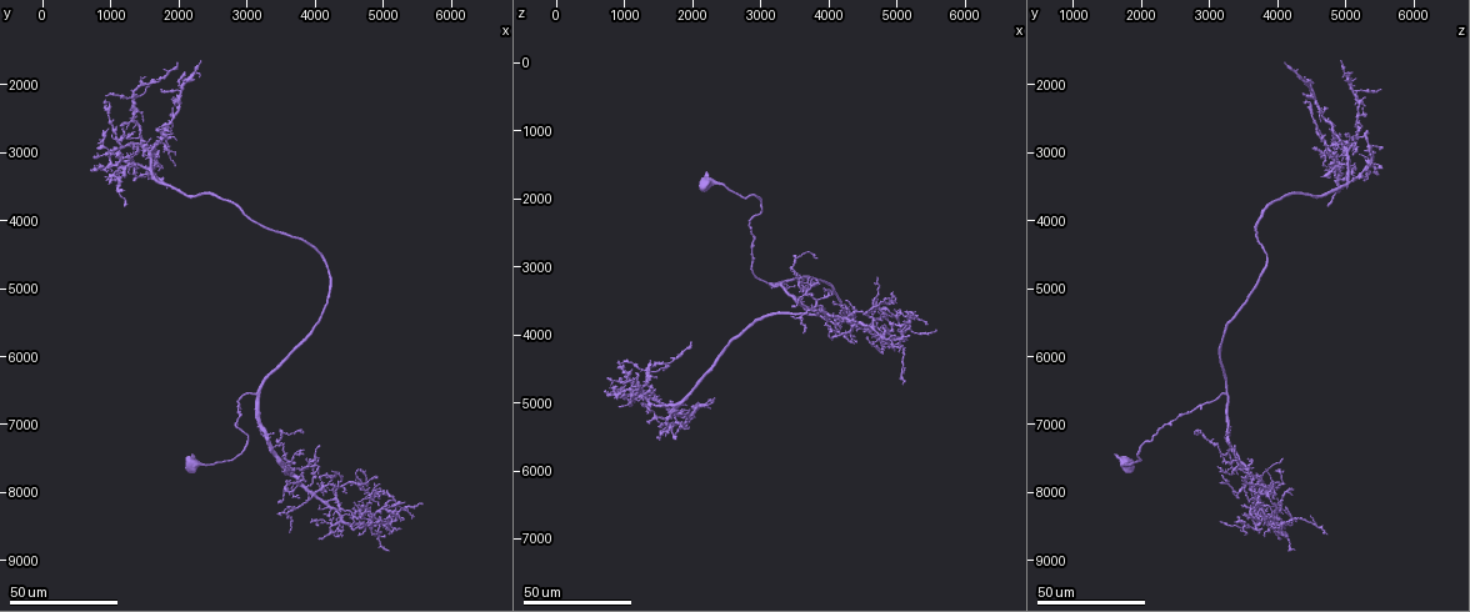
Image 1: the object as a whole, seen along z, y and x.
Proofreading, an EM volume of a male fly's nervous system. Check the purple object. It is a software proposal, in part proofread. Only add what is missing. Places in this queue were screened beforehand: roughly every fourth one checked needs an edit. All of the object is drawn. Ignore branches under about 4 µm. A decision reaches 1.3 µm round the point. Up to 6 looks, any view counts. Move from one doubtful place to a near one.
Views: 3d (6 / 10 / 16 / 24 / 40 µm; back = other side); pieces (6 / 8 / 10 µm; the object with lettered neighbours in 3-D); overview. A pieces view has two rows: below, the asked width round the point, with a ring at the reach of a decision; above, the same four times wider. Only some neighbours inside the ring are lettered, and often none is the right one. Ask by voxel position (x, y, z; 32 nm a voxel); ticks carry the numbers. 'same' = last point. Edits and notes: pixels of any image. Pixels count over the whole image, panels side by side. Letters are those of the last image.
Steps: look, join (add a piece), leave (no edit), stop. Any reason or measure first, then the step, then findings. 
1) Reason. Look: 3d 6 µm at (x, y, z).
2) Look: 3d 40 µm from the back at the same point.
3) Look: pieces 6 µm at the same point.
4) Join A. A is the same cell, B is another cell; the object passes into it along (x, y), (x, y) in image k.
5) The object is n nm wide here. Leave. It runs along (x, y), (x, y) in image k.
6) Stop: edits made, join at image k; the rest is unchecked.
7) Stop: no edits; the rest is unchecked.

Free end. Look: 3d 24 µm at (5100, 8450, 4150).

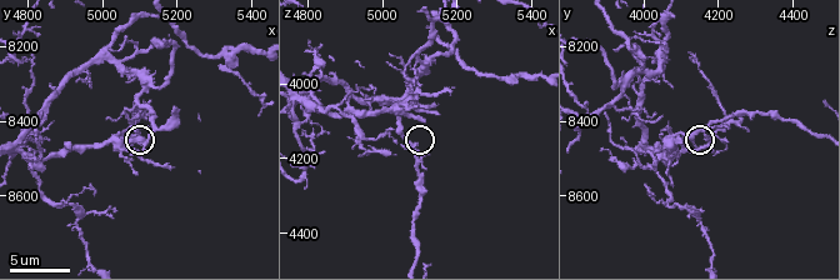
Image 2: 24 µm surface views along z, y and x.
Closer look. Look: 3d 10 µm at (5100, 8450, 4090).

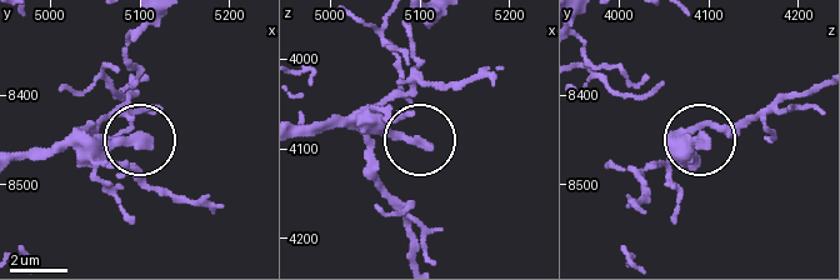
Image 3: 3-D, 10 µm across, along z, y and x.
See the neighbours. Look: pieces 6 µm at (5110, 8455, 4095).

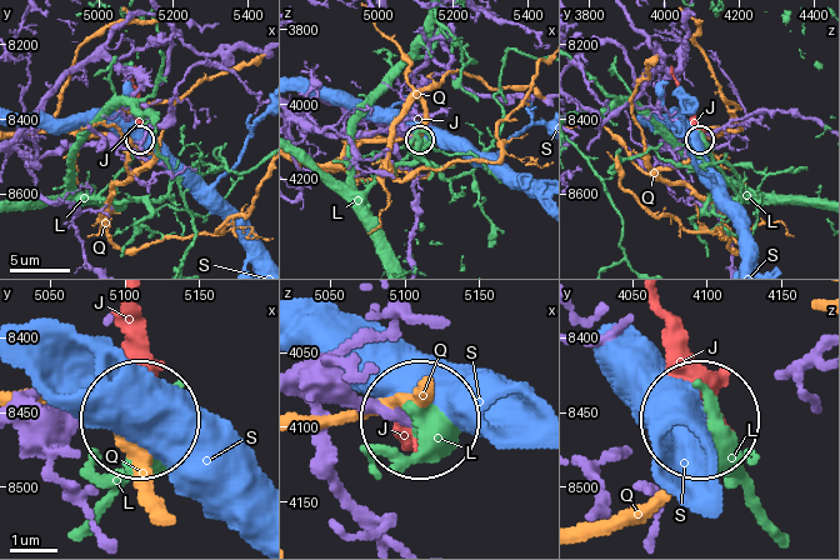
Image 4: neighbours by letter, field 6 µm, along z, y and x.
Leave. J, L, Q and S are other cells; no lettered piece goes on from it.

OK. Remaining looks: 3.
Look: 3d 40 µm at (4650, 7800, 3600).

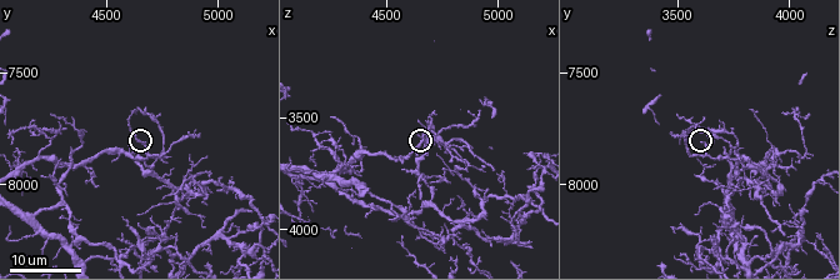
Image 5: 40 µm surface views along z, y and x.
Look: pieces 6 µm at (4630, 7780, 3640).

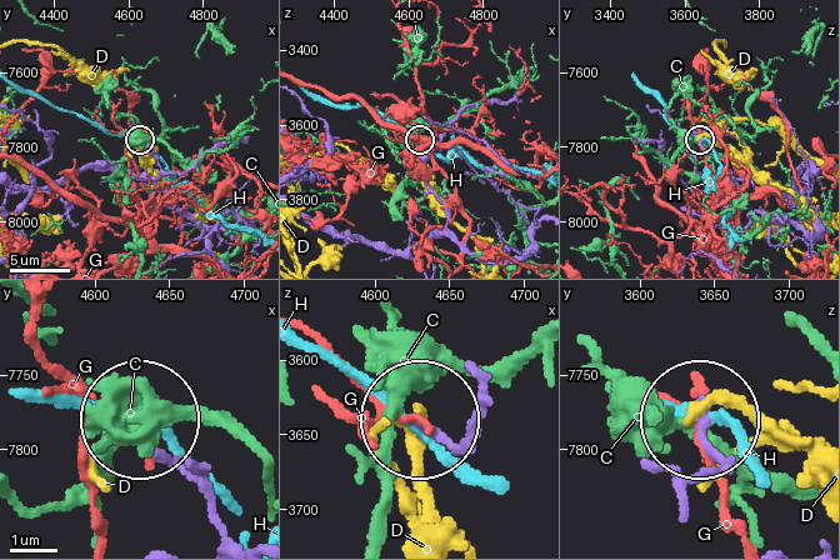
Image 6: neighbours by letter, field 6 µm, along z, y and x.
Leave. C, D, G and H are other cells; none of them fits.

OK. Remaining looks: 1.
Branch stops here. Look: pieces 8 µm at (5150, 8190, 4050).

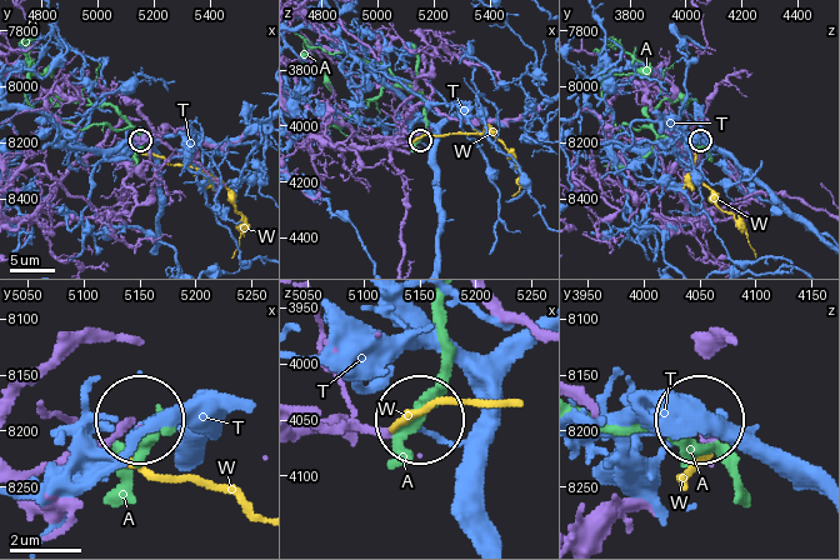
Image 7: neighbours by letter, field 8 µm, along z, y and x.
Leave. A, T and W are other cells; no lettered piece goes on from it.

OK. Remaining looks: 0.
Stop: no edits; the rest is unchecked.

